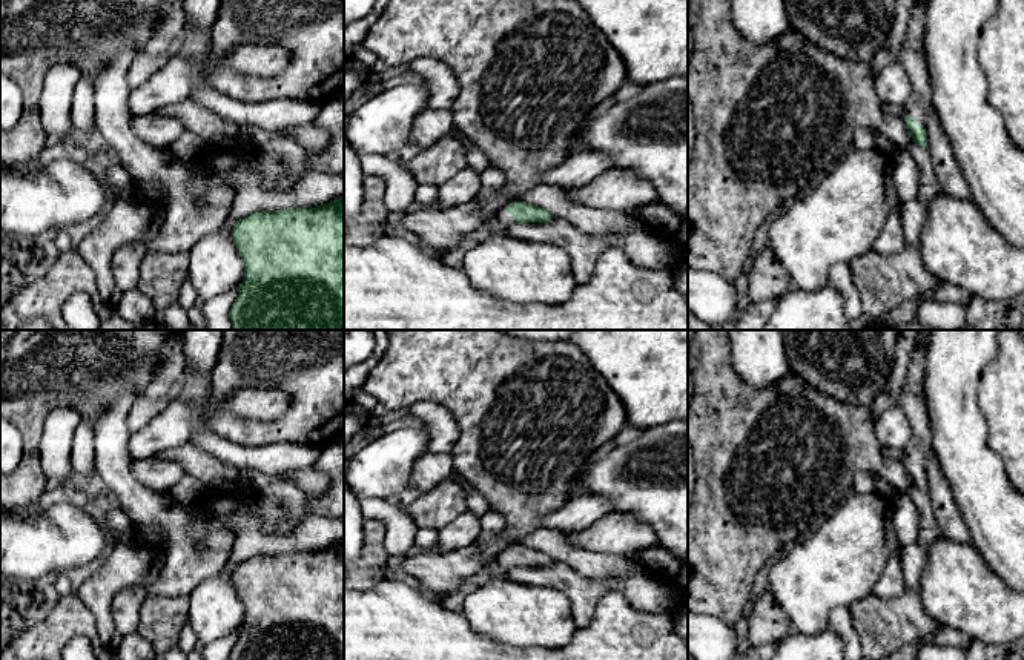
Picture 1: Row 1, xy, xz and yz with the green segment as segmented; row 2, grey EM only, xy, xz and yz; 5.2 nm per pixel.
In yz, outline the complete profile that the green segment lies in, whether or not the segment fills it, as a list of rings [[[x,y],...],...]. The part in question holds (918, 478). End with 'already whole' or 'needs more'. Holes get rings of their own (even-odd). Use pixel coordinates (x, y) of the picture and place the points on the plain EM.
[[[918,330],[918,347],[907,367],[906,387],[897,402],[904,410],[912,425],[912,441],[903,451],[904,465],[910,476],[912,485],[927,491],[926,460],[932,453],[932,427],[926,410],[924,375],[926,355],[932,330]]]; needs more

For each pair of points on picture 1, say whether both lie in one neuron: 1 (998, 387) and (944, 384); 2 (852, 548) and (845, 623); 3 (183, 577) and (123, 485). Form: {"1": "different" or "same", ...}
{"1": "different", "2": "different", "3": "same"}

